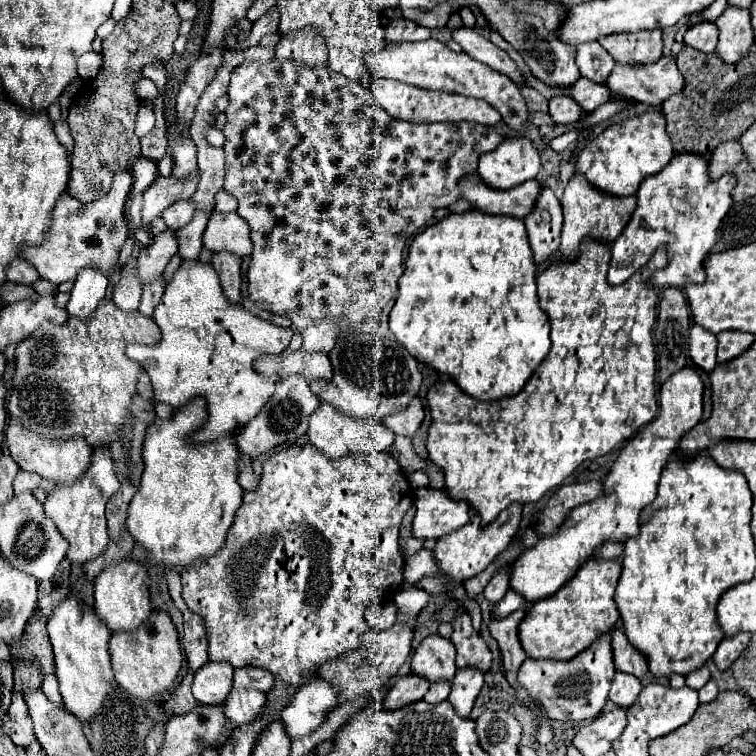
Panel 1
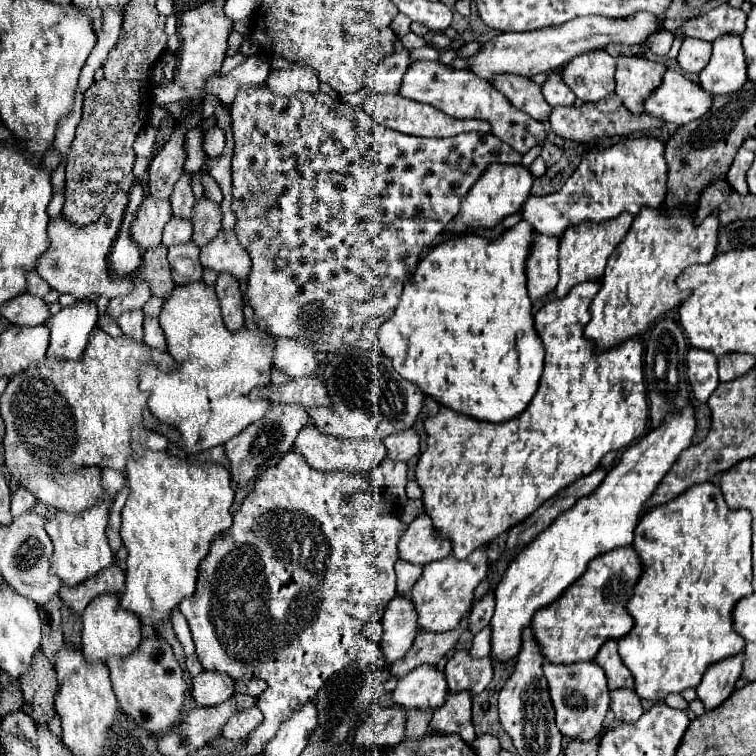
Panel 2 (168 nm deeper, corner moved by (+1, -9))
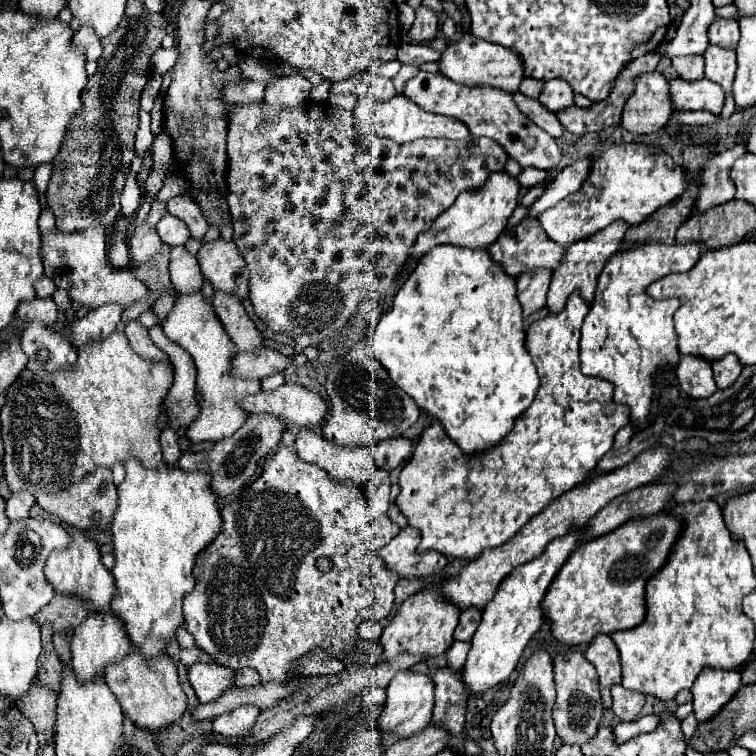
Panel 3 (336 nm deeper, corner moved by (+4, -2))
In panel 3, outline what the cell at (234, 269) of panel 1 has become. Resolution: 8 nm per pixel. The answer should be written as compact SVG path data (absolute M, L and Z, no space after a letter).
M215 292L213 296L213 308L219 320L225 326L225 332L235 342L239 350L253 352L263 346L261 332L255 328L251 318L247 316L243 304L239 298L233 298L233 294L221 294Z

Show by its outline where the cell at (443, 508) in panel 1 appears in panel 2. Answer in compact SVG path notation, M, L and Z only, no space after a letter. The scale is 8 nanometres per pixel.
M424 513L414 523L408 525L406 533L398 541L398 559L422 567L432 561L444 559L450 553L452 553L452 545L448 545L448 541L432 533L432 521L428 521Z

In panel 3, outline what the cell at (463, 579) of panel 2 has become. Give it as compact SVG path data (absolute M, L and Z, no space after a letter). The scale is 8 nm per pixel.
M433 582L429 588L409 596L391 618L391 624L381 634L381 644L385 648L385 656L397 656L401 652L417 654L417 656L437 656L443 654L453 644L453 632L457 628L461 610L453 606L453 602L445 602L441 598L441 582Z

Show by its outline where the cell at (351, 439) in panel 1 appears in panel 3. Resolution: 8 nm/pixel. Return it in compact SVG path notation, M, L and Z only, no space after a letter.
M301 428L295 440L295 452L303 462L317 464L331 478L351 480L357 486L363 486L371 480L373 460L369 446L337 446L323 434Z

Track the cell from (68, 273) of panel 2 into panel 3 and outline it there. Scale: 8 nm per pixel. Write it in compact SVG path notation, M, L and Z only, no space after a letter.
M93 226L83 232L59 234L59 230L51 230L43 234L41 258L45 266L45 276L49 276L57 288L65 290L73 302L85 304L89 308L99 308L109 302L117 302L129 308L133 302L147 298L149 290L141 280L135 280L127 268L115 270L107 262L107 232L101 226Z

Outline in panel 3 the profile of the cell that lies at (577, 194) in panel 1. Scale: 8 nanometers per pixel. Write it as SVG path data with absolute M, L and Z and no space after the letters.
M613 222L613 226L607 226L605 230L601 230L601 234L593 234L593 238L587 238L585 242L573 242L573 246L567 246L565 262L561 262L561 266L557 266L557 270L553 270L553 280L551 280L551 286L547 292L549 312L553 312L553 314L561 312L565 308L569 294L575 290L581 292L585 302L591 302L595 286L597 286L597 276L601 274L607 258L621 248L625 230L627 230L625 222Z

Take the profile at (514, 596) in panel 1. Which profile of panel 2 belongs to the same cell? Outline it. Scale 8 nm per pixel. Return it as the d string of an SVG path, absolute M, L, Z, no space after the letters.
M486 627L474 635L474 641L472 641L472 647L468 649L468 653L474 659L482 659L490 653L490 627Z

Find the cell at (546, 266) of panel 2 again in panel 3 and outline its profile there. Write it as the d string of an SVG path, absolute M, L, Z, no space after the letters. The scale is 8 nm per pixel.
M533 270L517 278L517 298L523 306L523 314L529 316L545 306L545 294L549 290L551 270Z

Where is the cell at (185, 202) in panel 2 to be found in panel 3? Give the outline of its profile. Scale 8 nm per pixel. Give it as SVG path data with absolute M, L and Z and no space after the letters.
M191 196L171 198L167 202L167 212L181 218L187 224L187 228L191 230L193 238L203 240L203 236L207 232L207 220L205 220L205 216L201 214L201 208L197 206L197 202L193 202Z

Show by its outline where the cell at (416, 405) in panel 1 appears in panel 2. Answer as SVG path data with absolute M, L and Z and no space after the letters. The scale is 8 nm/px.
M408 429L404 433L396 433L392 437L384 439L386 445L386 457L392 461L408 461L412 459L420 449L420 437L414 429Z

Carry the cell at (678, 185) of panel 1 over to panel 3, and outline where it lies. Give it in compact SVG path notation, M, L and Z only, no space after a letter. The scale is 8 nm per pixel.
M703 242L671 244L671 246L637 246L637 250L615 252L597 282L597 290L581 328L581 372L613 382L615 402L631 408L633 424L645 428L653 400L653 372L663 364L679 362L677 334L673 314L681 304L677 298L651 300L645 292L655 280L673 274L689 272L701 258Z

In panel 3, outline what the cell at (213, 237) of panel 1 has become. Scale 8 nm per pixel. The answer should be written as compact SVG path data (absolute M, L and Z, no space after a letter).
M223 238L203 242L201 250L197 252L197 262L203 276L211 280L215 290L223 290L239 298L245 298L249 294L249 270L245 270L245 260L241 258L235 242Z

